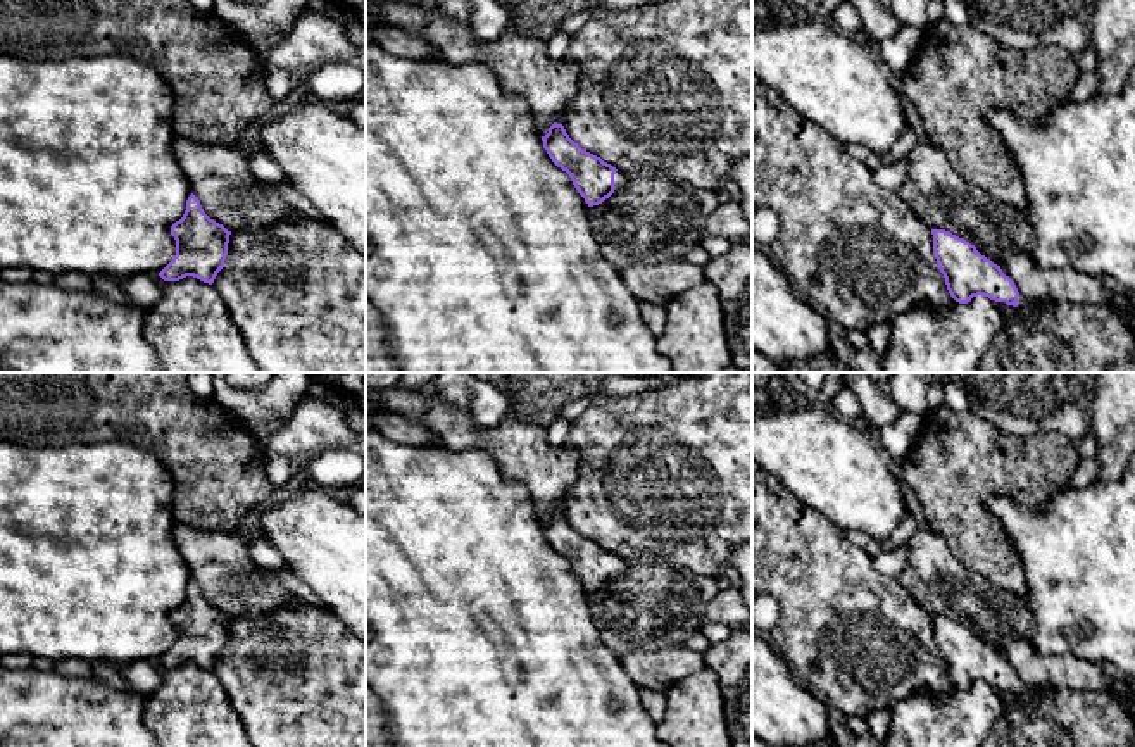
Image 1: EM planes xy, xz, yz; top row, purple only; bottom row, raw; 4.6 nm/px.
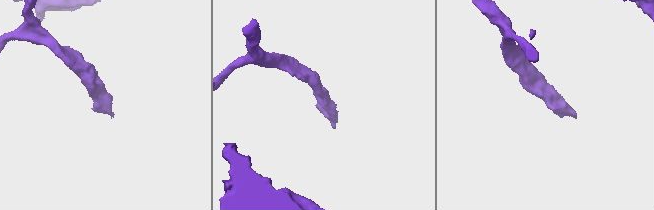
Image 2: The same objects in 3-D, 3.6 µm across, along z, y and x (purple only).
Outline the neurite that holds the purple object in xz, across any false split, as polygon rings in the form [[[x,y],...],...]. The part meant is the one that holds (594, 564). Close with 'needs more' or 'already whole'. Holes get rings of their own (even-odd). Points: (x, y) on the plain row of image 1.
[[[554,509],[542,528],[552,549],[569,561],[588,593],[602,590],[626,571],[624,559],[583,537],[569,524],[562,511]]]; needs more

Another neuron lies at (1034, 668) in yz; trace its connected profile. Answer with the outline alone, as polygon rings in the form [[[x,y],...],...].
[[[1026,637],[1007,643],[1000,656],[1014,668],[1018,678],[1033,688],[1078,690],[1113,697],[1109,678],[1099,664],[1092,664],[1071,654],[1038,652]]]

